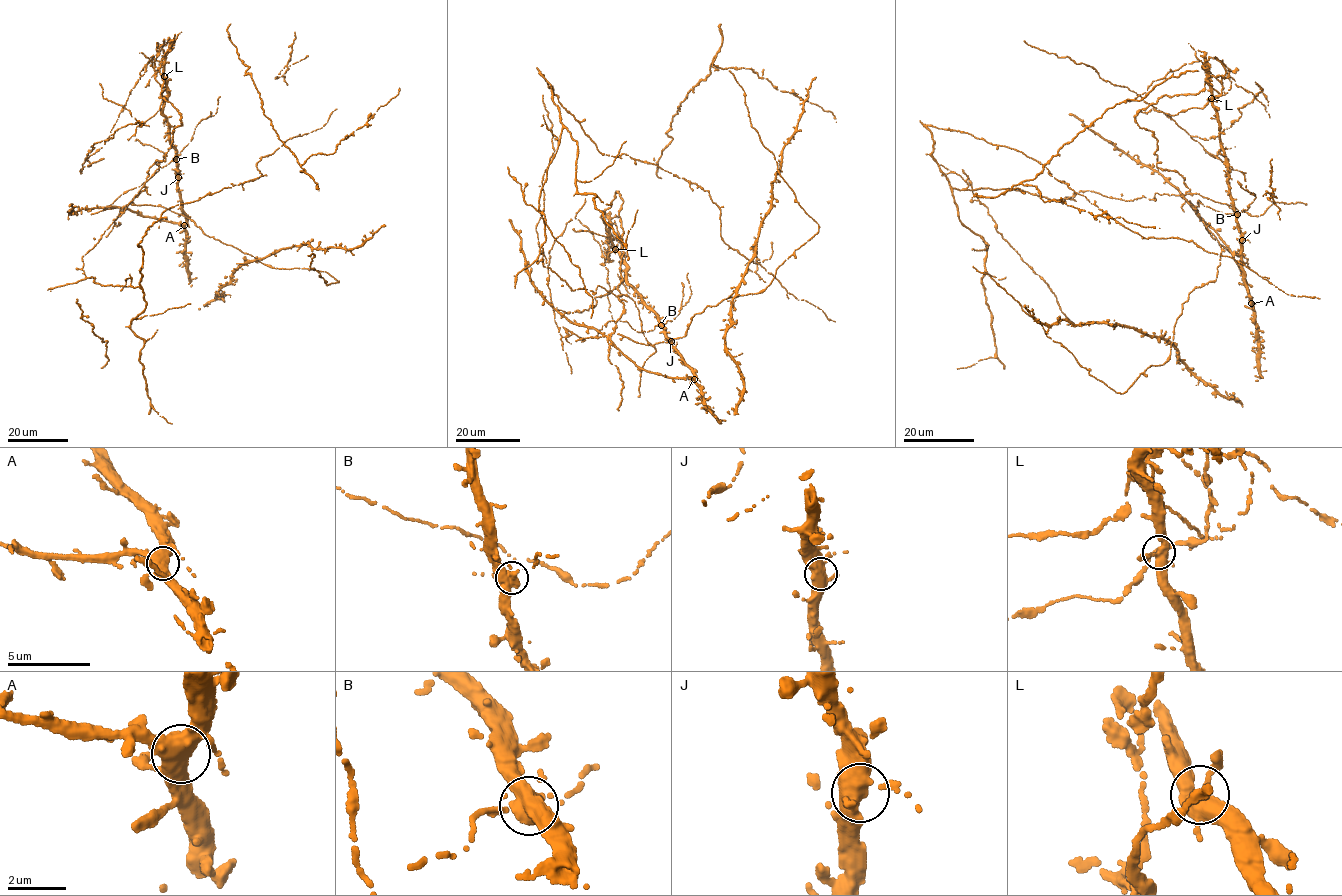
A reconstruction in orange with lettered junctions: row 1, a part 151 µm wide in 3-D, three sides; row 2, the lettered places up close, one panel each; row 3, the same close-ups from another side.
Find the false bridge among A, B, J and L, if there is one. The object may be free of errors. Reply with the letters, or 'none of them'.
B

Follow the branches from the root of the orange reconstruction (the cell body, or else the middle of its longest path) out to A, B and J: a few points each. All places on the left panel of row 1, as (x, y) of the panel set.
A: (141, 189), (147, 187), (122, 208), (184, 225)
B: (141, 189), (147, 187), (122, 208), (143, 216), (185, 222), (176, 159)
J: (141, 189), (147, 187), (122, 208), (143, 216), (184, 223), (178, 177)

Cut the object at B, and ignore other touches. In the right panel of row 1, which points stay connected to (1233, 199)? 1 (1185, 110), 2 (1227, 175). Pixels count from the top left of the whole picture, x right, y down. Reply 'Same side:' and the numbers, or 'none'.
Same side: 2

